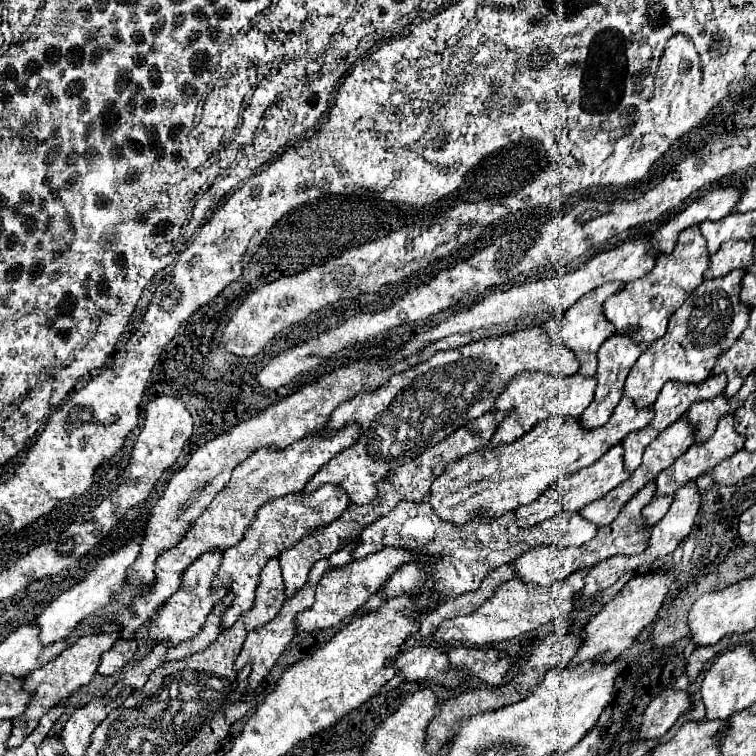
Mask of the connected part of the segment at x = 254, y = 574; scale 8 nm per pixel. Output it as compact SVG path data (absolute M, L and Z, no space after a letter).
M322 485L316 491L312 491L310 495L290 493L290 495L272 499L272 501L264 503L264 507L260 507L254 521L248 525L244 539L224 553L222 565L220 565L216 581L214 581L216 587L222 587L230 581L232 583L230 591L236 595L232 601L232 609L228 609L228 615L224 617L224 629L232 627L232 623L236 623L236 619L242 613L252 609L254 597L256 597L256 587L260 583L260 571L264 569L268 559L278 557L282 551L292 547L292 543L300 541L304 537L304 533L312 531L312 527L320 527L322 519L338 519L342 515L342 511L348 507L348 503L350 503L348 495L344 493L342 487Z

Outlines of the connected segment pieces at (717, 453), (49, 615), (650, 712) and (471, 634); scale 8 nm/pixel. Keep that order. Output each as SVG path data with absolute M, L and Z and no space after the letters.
M728 413L728 415L724 415L724 417L718 421L718 427L716 427L716 431L714 431L712 437L708 437L704 443L692 445L682 457L678 457L668 469L664 469L664 471L656 477L656 485L658 485L658 487L656 487L656 497L654 497L652 503L644 509L644 517L646 517L648 525L658 523L658 521L668 513L668 509L670 509L670 505L672 505L672 499L674 499L674 495L676 495L676 491L678 491L680 487L684 487L688 481L700 477L702 473L714 469L718 463L722 463L724 459L732 457L732 455L734 455L736 451L740 451L742 447L744 447L744 439L742 439L742 443L740 443L740 435L738 435L736 429L734 429L734 415Z
M138 533L124 547L120 547L112 555L106 555L104 559L100 559L98 565L80 583L76 583L72 589L64 591L56 601L52 601L42 611L42 615L36 621L40 625L40 643L42 645L66 639L80 621L84 621L90 615L96 615L100 609L104 609L112 601L112 597L116 593L122 593L126 589L126 571L130 569L130 565L136 561L136 557L140 553L142 537L144 537L144 533Z
M666 689L658 697L654 697L642 717L640 741L648 743L648 741L660 739L690 705L692 703L690 703L688 691Z
M586 569L576 571L564 583L558 583L556 587L550 587L550 589L544 589L536 583L524 583L520 577L514 577L514 579L506 581L504 585L500 585L496 589L496 593L484 605L480 605L474 613L464 615L464 617L454 617L454 619L440 623L434 637L438 643L462 641L462 643L482 647L488 643L500 643L500 641L524 635L554 619L566 619L570 615L570 611L574 609L574 601L584 587L586 573L588 573Z

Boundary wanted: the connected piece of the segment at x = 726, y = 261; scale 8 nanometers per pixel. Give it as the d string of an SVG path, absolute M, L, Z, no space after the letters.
M730 239L726 243L722 243L722 247L718 249L718 253L712 255L712 267L706 271L706 279L710 277L720 277L726 275L732 269L752 269L750 265L754 263L754 243L752 241L738 241L738 239Z

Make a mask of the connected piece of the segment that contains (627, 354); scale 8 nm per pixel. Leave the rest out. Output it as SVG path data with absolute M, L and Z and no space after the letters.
M612 335L608 337L606 343L602 343L600 351L598 351L598 373L596 373L596 379L598 379L598 387L596 387L596 395L594 395L594 401L588 405L588 409L580 415L580 421L584 427L600 427L604 425L610 415L614 413L616 405L620 403L622 395L624 395L624 381L626 381L626 375L628 371L632 369L632 365L636 363L636 359L642 355L642 349L638 347L638 343L630 337L630 335Z

